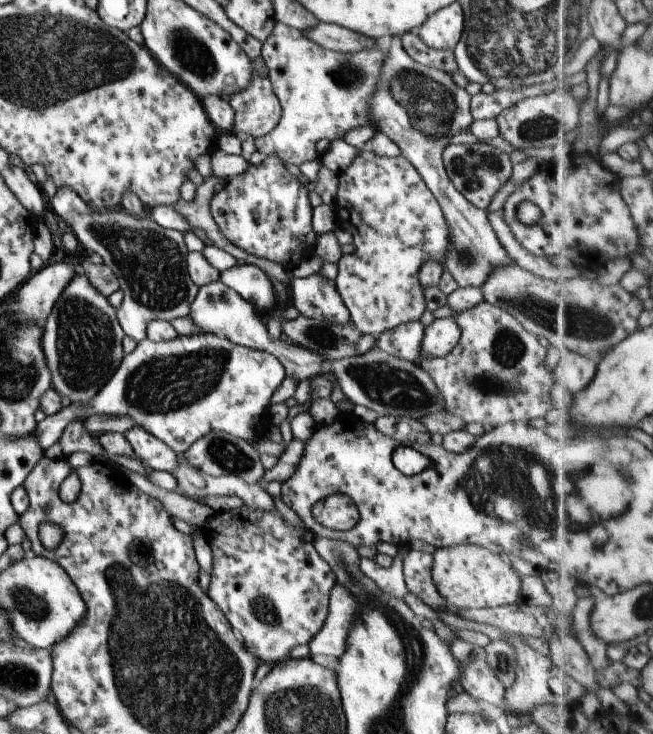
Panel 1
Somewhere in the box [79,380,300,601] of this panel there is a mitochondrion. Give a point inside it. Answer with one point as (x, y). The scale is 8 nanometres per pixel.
(223, 452)

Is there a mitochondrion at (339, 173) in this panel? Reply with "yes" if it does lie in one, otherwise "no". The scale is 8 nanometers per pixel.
no

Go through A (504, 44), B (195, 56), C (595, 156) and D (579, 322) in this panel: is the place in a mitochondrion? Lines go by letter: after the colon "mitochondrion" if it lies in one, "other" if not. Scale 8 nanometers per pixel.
A: mitochondrion
B: mitochondrion
C: other
D: mitochondrion

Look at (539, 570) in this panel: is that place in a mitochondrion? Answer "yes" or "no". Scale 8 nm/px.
no

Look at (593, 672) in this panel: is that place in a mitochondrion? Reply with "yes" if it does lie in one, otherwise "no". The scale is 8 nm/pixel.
no

